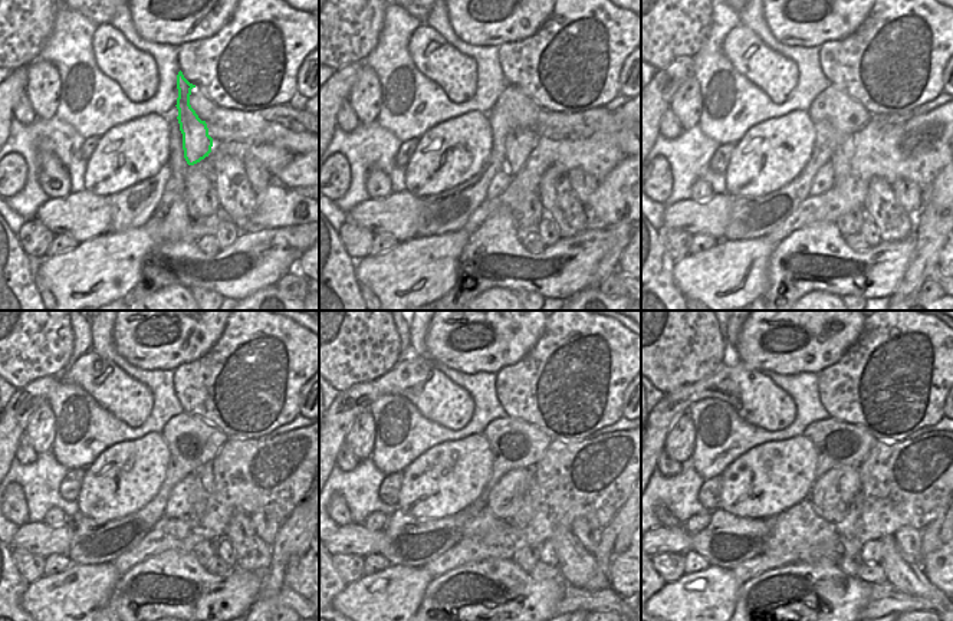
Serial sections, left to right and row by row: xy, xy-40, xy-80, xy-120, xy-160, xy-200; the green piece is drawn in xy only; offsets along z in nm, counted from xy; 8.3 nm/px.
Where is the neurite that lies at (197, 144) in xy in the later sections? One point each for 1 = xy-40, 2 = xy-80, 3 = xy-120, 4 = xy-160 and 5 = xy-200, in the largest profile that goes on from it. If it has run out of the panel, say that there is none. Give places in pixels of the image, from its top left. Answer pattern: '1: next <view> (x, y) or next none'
1: next xy-40 (519, 143)
2: next xy-80 (841, 158)
3: next xy-120 (206, 472)
4: next xy-160 (522, 518)
5: next xy-200 (847, 525)

